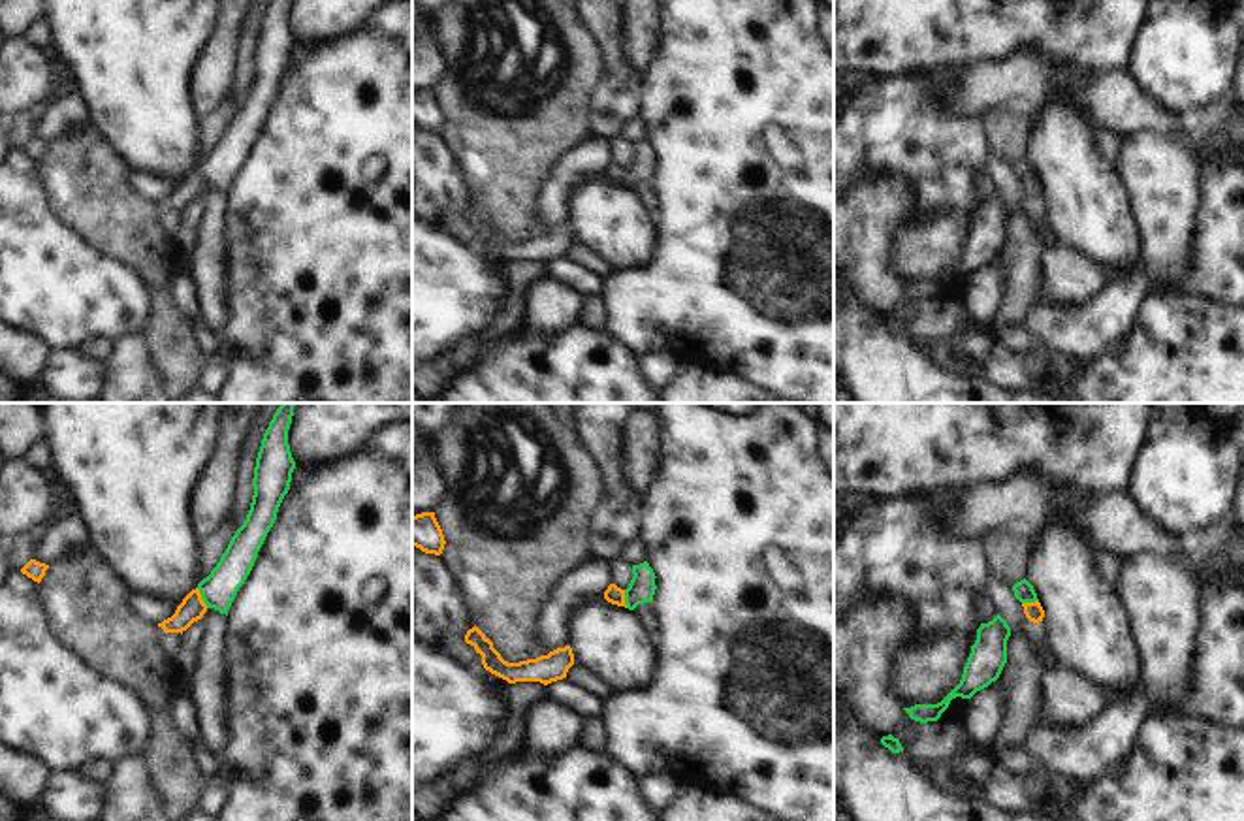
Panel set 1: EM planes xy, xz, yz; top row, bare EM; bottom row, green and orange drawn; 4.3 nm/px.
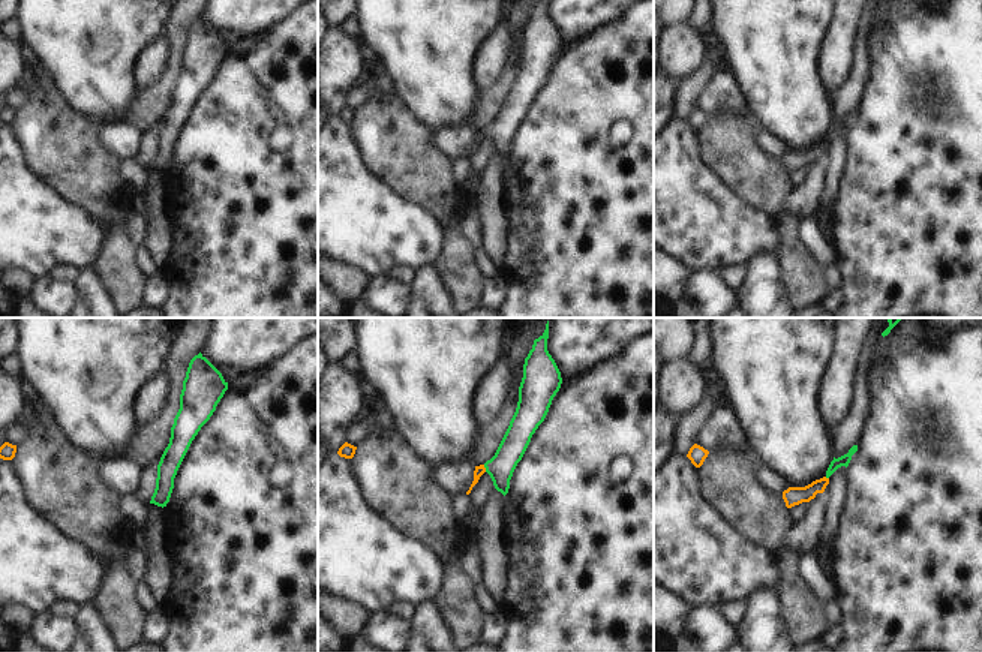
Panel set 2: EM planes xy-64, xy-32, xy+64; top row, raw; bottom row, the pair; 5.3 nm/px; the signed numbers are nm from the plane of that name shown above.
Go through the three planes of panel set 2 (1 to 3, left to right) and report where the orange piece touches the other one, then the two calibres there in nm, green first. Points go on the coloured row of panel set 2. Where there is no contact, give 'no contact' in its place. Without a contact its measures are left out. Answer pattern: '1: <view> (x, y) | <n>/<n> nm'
1: no contact
2: xy-32 (485, 466) | 140/50 nm
3: no contact

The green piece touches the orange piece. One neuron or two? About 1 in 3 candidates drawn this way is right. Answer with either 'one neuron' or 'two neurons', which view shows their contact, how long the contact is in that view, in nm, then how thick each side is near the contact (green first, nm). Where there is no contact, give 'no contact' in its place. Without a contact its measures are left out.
one neuron; meets green in xy; contact 100 nm long; 150 nm thick on the green side, 110 nm on the other

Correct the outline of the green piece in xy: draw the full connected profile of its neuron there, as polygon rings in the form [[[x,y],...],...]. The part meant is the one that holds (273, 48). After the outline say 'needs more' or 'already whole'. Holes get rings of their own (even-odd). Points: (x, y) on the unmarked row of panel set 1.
[[[269,0],[254,45],[254,73],[243,104],[231,115],[226,130],[207,156],[192,168],[175,192],[158,205],[164,211],[184,211],[209,186],[228,194],[228,188],[250,153],[258,130],[277,98],[279,85],[290,68],[295,40],[288,23],[292,0]]] | needs more

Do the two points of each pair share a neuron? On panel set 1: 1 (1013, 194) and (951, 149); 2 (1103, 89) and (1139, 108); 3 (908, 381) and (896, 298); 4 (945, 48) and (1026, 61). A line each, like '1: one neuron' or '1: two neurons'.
1: two neurons
2: one neuron
3: two neurons
4: two neurons

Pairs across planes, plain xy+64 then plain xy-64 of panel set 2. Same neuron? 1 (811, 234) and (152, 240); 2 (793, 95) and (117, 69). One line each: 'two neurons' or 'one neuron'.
1: two neurons
2: one neuron

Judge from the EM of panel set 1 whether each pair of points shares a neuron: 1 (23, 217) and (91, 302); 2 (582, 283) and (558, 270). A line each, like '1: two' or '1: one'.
1: one
2: one

